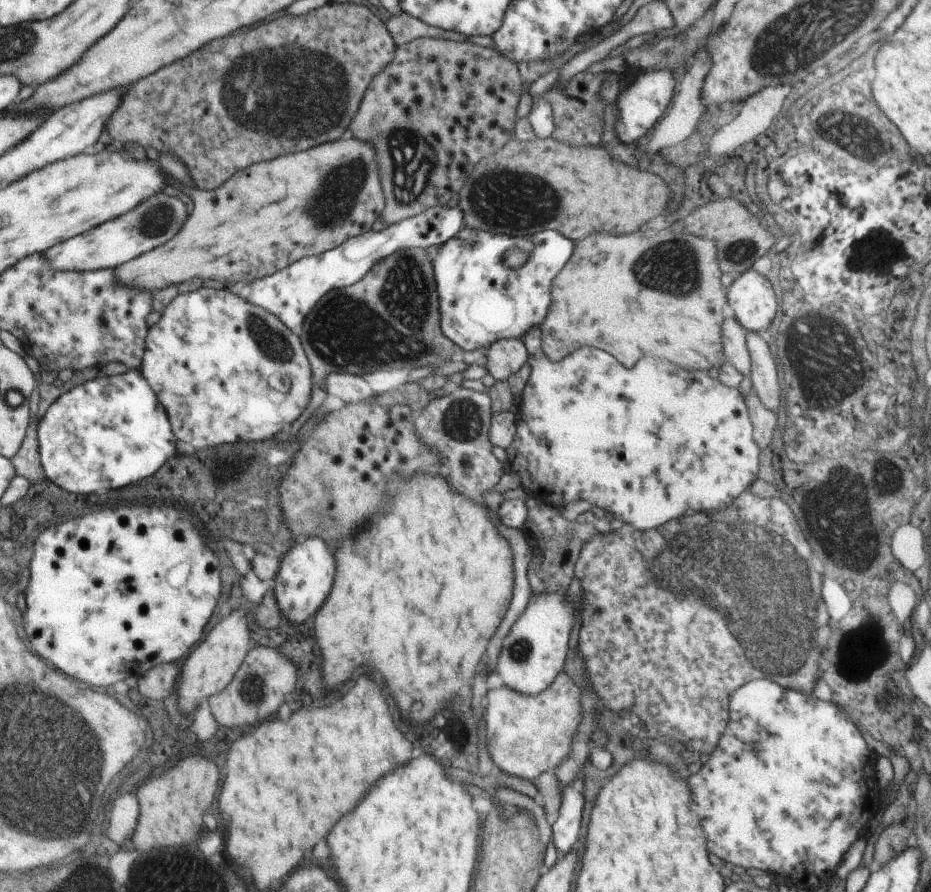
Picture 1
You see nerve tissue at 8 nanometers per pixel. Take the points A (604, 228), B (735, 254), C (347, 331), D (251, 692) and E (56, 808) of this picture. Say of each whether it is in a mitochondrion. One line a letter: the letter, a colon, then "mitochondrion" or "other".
A: other
B: mitochondrion
C: mitochondrion
D: mitochondrion
E: mitochondrion

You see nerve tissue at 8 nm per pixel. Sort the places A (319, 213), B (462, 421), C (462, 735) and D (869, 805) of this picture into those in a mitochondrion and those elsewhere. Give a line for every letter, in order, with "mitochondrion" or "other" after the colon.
A: mitochondrion
B: mitochondrion
C: other
D: other

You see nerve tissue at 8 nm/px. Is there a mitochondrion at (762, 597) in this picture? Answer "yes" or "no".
yes

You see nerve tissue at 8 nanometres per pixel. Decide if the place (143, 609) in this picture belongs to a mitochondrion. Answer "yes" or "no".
no

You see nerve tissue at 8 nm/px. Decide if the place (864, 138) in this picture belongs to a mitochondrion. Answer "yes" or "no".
yes

